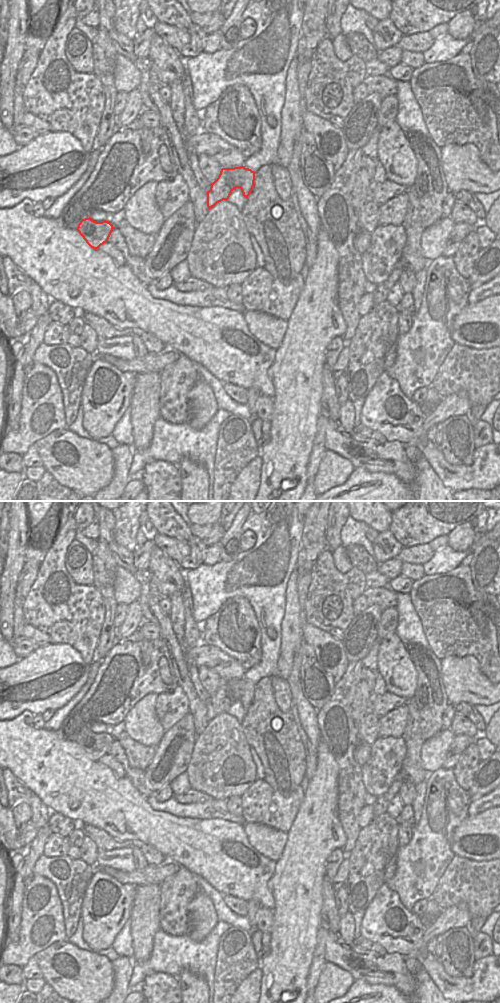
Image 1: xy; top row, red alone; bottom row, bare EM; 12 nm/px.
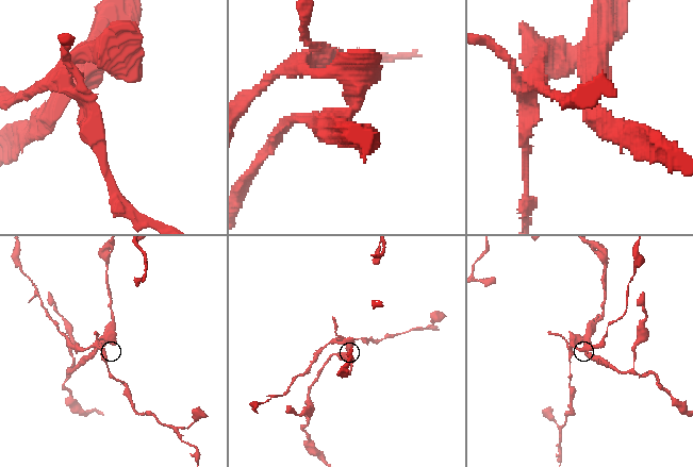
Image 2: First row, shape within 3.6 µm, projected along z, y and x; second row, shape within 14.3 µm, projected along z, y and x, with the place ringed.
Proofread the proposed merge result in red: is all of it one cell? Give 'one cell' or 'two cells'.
two cells

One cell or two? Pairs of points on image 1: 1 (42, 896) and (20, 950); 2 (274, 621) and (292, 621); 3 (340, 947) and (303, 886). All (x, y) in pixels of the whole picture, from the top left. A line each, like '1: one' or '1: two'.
1: one
2: two
3: two

